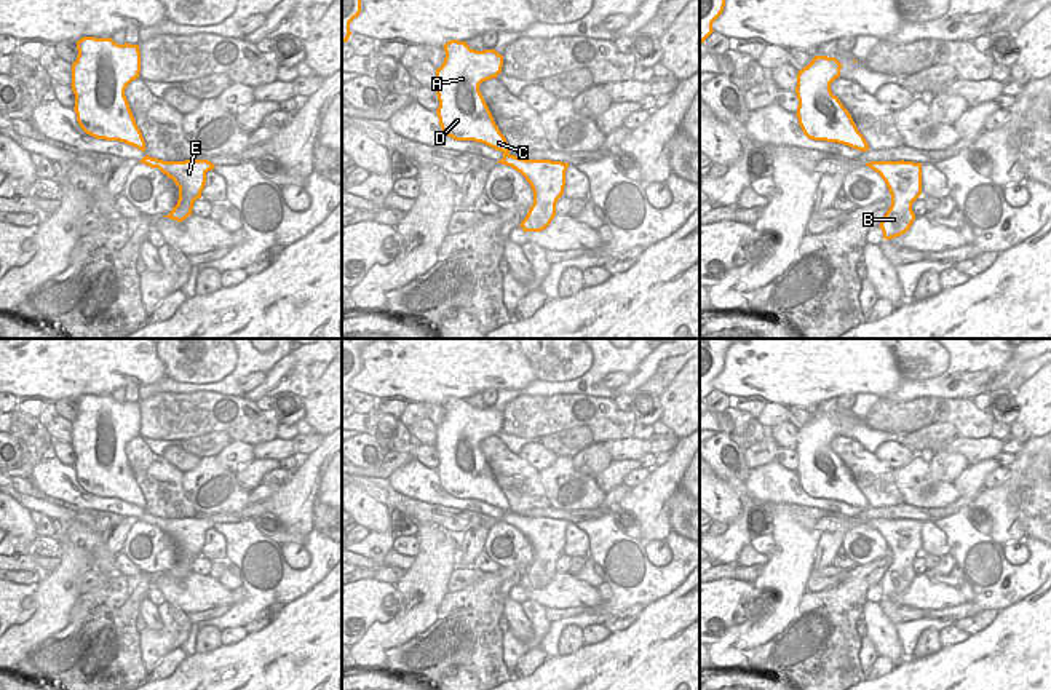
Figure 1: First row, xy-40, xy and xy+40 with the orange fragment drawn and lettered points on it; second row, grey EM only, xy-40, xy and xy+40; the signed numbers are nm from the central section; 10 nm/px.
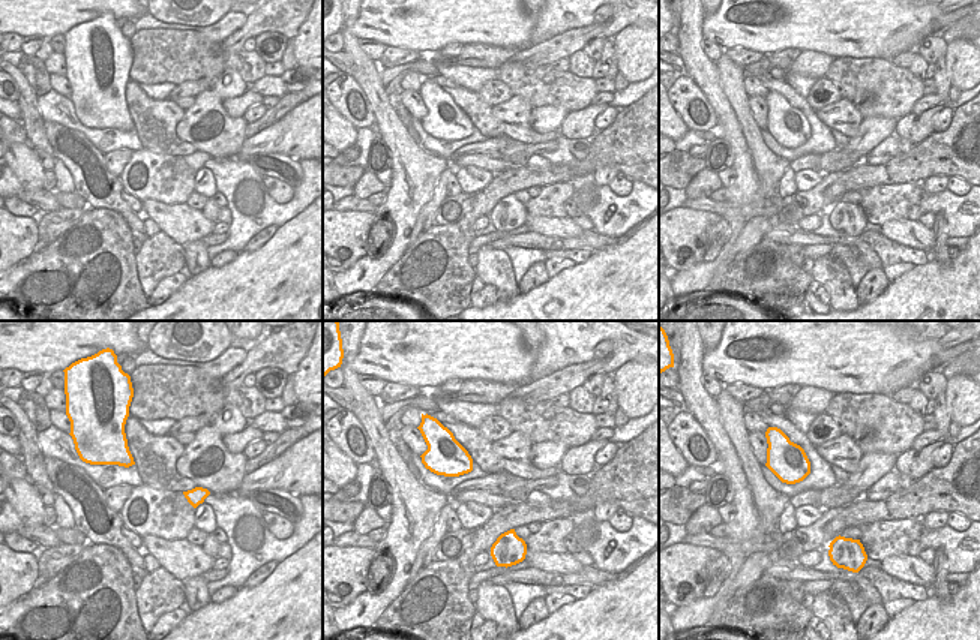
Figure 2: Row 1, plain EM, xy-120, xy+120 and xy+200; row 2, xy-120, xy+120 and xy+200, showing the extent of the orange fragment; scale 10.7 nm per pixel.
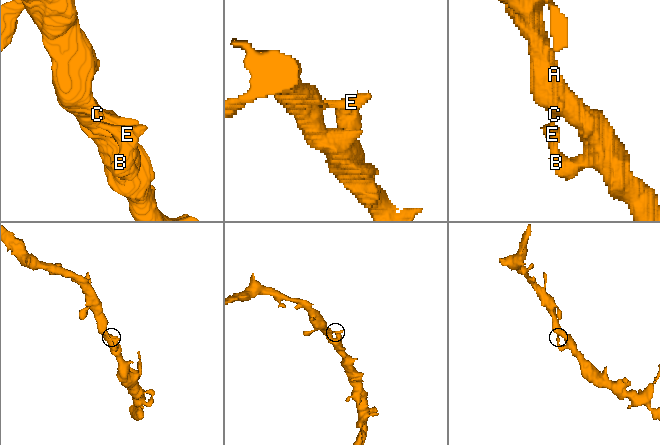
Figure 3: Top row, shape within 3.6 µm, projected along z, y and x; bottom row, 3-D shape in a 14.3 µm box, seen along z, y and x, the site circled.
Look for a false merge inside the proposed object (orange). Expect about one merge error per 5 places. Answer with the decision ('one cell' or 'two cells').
one cell

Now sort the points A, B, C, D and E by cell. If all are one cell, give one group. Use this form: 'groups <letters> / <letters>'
groups A B C D E

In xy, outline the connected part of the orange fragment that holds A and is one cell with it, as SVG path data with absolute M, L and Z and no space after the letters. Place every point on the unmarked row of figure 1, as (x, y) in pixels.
M450 398L442 406L444 420L436 426L434 449L441 487L455 498L474 498L503 511L497 521L521 530L533 549L533 562L521 580L524 589L545 588L556 573L556 561L564 551L569 521L526 518L510 511L508 500L479 449L486 438L502 431L503 414L495 407L476 409L466 399Z

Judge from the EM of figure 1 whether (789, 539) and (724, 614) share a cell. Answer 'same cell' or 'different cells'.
different cells

